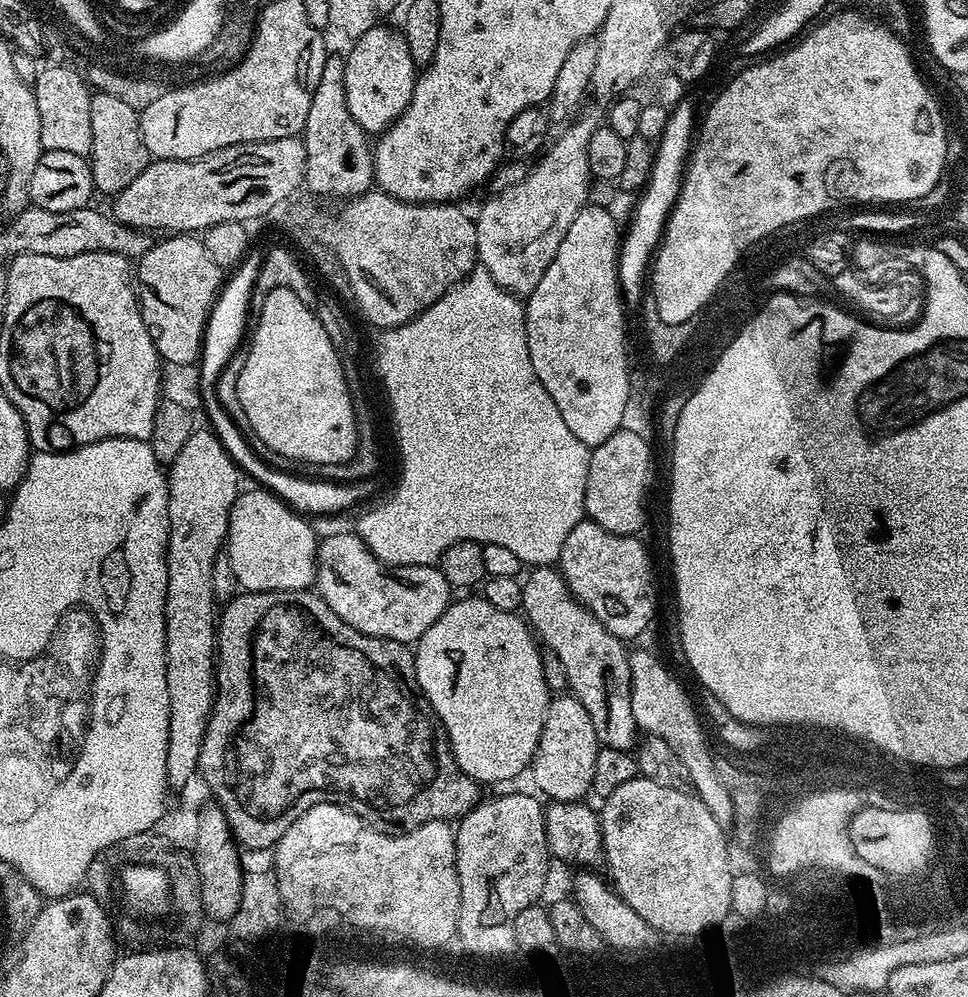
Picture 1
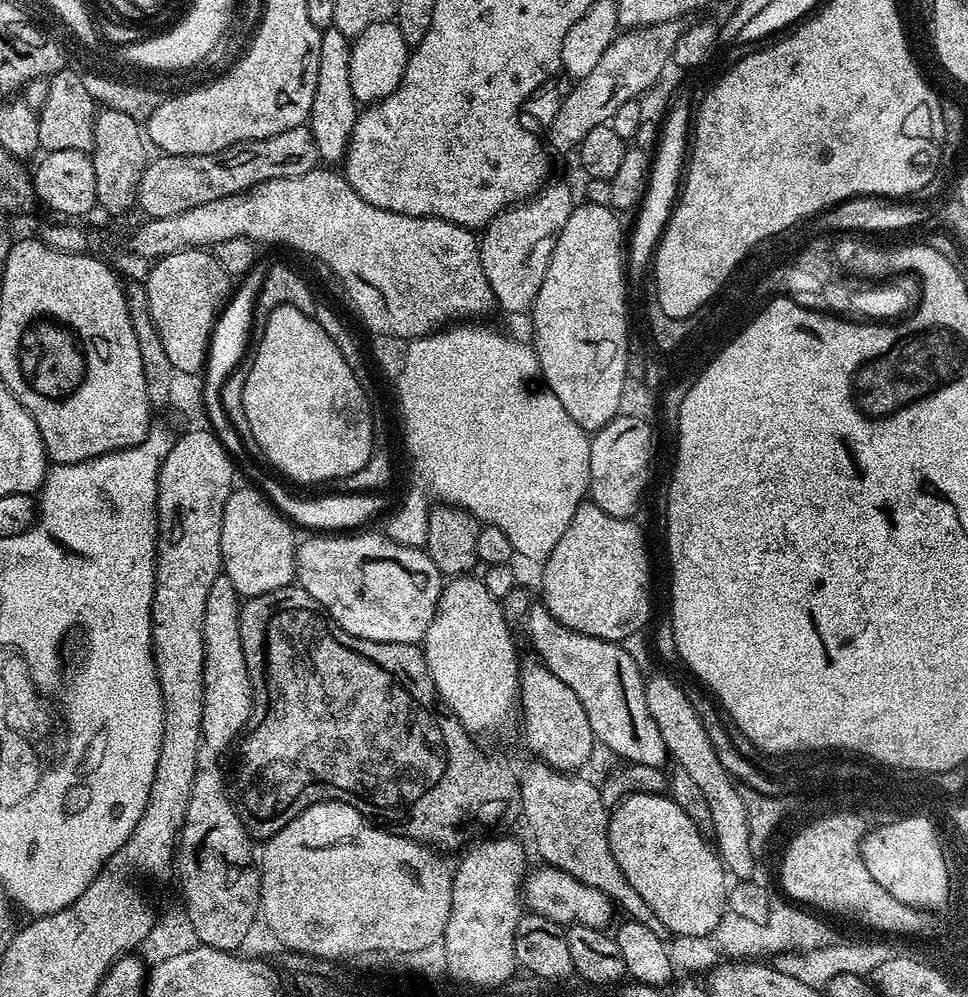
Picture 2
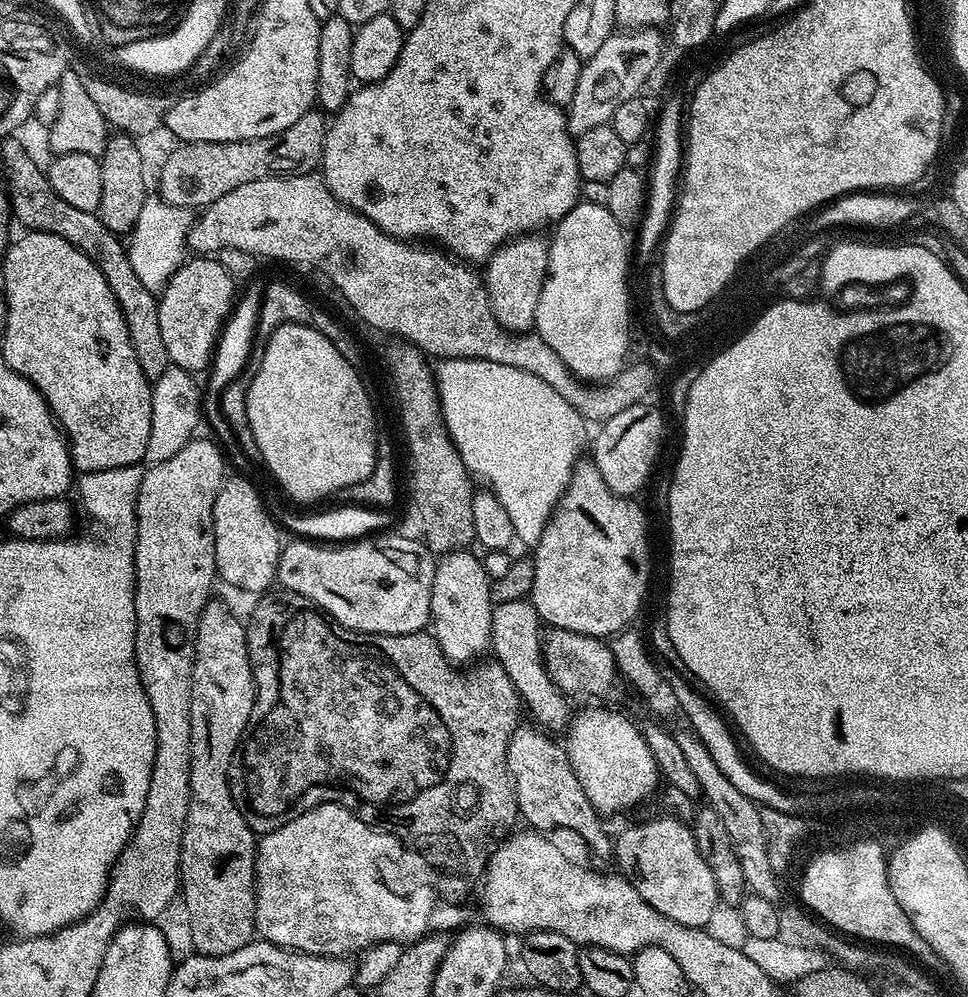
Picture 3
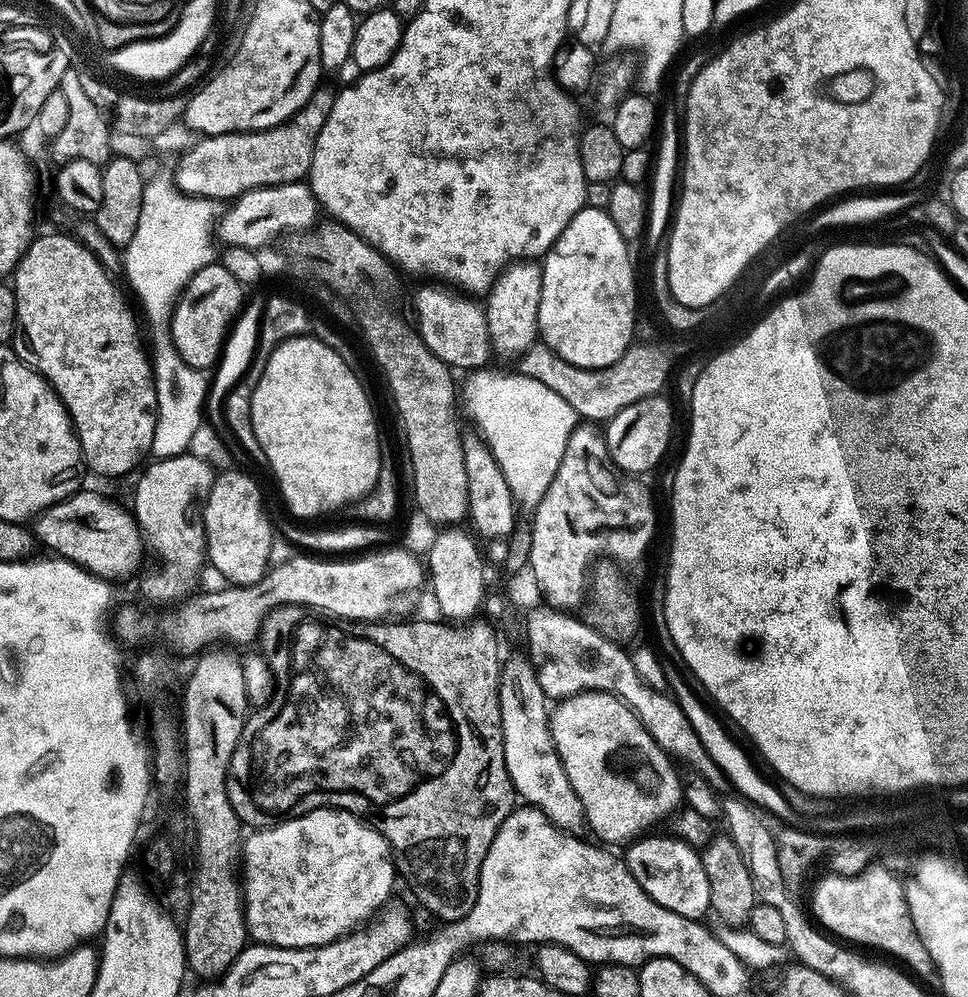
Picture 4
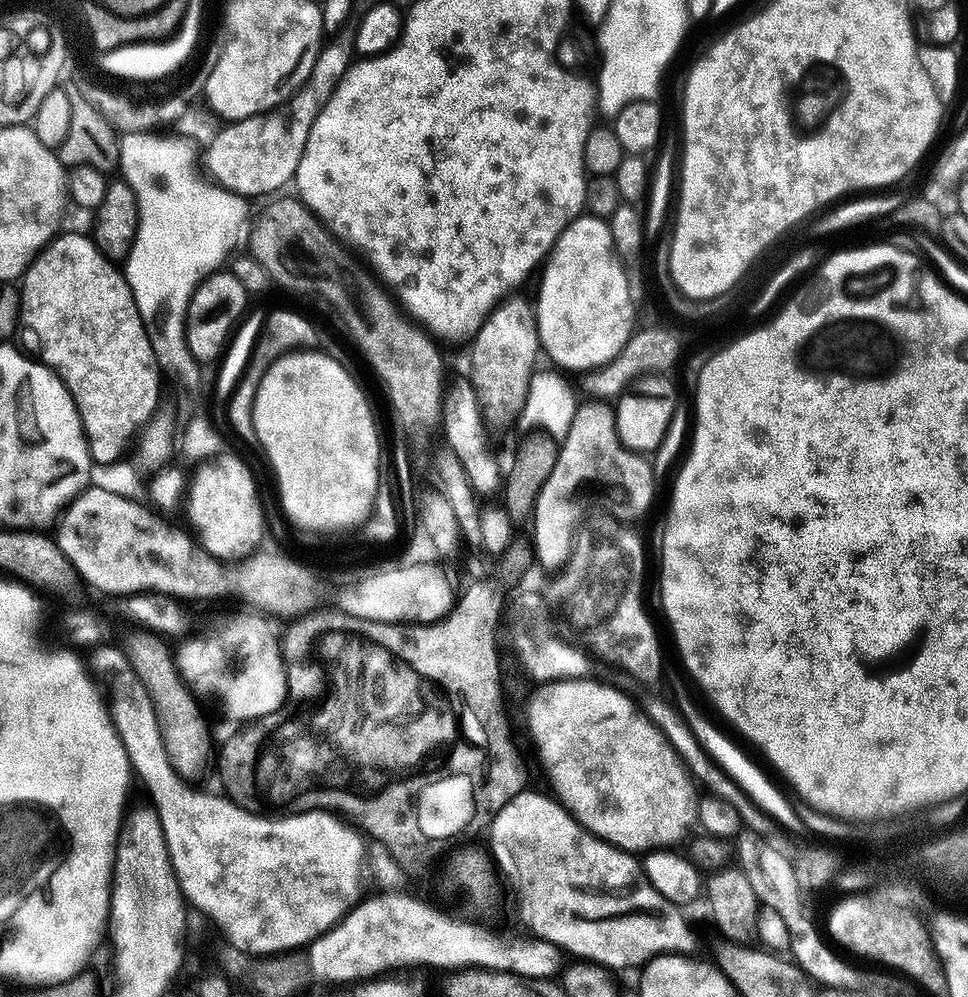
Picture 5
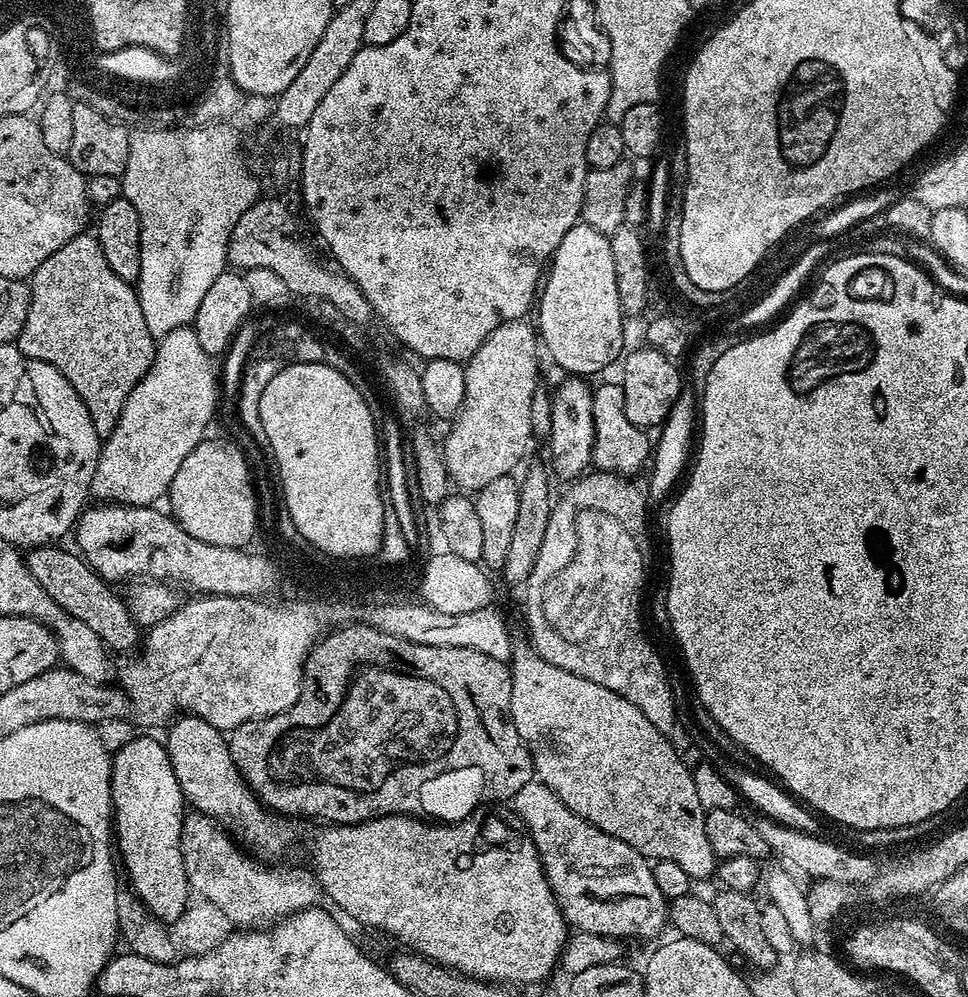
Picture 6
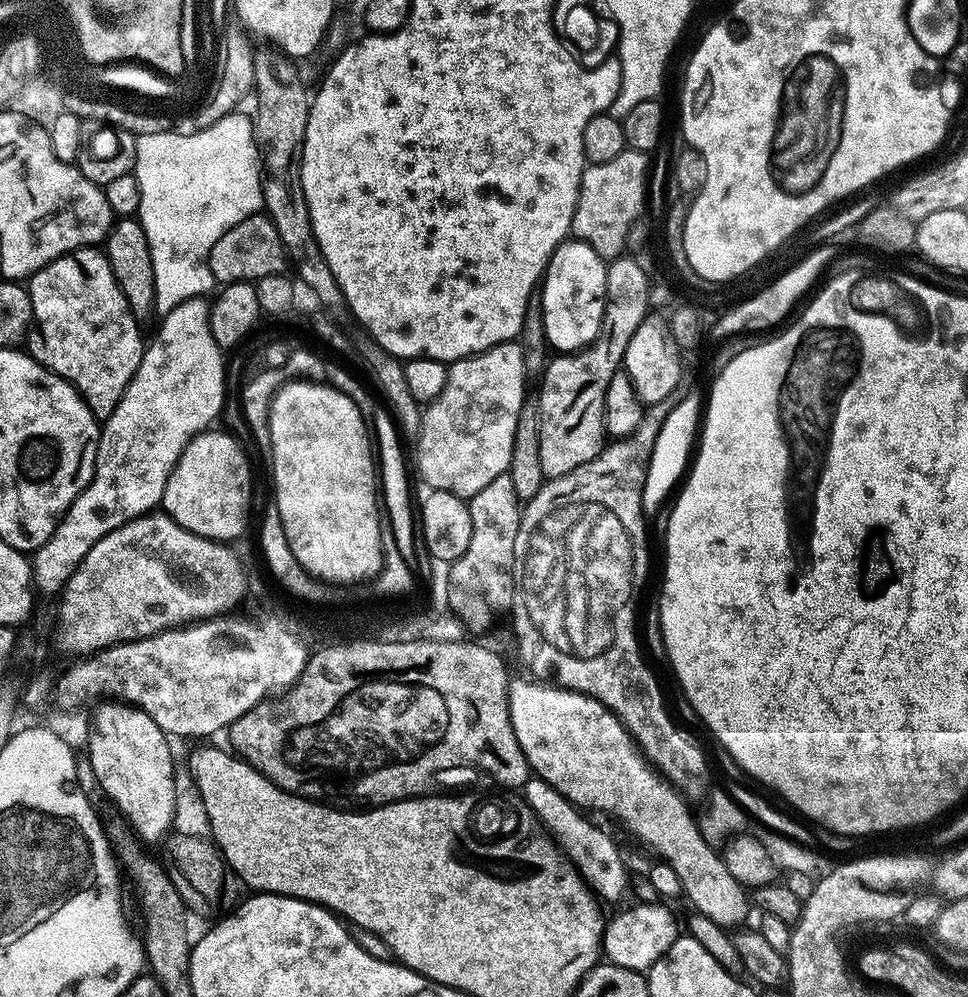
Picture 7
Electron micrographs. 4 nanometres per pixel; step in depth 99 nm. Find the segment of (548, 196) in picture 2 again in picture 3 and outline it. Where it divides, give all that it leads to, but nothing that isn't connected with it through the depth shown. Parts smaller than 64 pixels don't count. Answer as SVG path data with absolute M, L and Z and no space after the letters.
M525 234L517 236L515 240L503 244L499 250L488 257L486 267L483 269L484 285L490 298L490 310L494 310L494 318L508 332L530 332L536 327L536 315L538 314L538 298L542 294L544 279L548 277L548 245L549 241L544 240L540 234Z

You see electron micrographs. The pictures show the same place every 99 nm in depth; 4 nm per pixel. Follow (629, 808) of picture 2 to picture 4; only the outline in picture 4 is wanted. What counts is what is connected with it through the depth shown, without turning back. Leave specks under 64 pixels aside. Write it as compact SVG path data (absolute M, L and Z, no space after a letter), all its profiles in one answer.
M645 834L627 845L626 863L630 874L634 874L638 886L642 886L658 906L666 906L666 910L674 910L674 914L682 914L682 918L702 921L706 908L712 903L701 853L675 835L652 835L656 834Z

